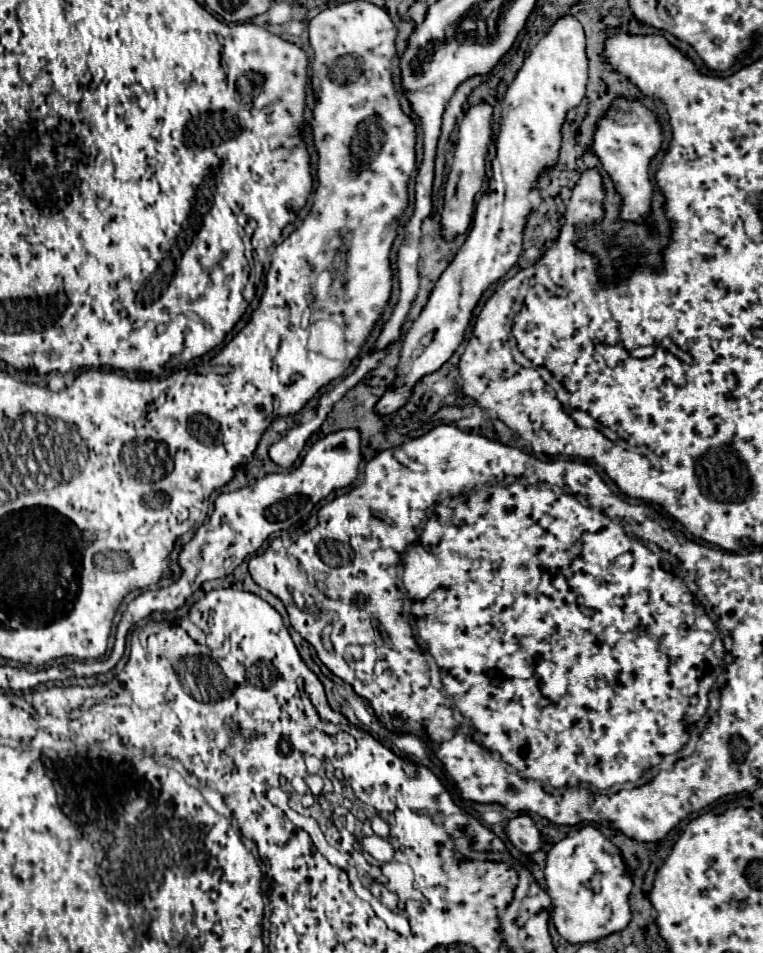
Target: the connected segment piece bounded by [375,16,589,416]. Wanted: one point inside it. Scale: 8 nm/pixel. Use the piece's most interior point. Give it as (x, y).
(552, 81)

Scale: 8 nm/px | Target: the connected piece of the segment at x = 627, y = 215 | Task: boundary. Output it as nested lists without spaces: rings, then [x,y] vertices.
[[[627,98],[615,100],[607,116],[601,118],[599,122],[599,128],[593,136],[593,152],[599,156],[603,168],[609,172],[617,190],[623,196],[621,216],[625,220],[639,222],[639,218],[651,212],[653,186],[647,174],[647,164],[661,148],[661,140],[663,140],[663,132],[661,126],[657,124],[657,118],[637,100],[633,102]]]

